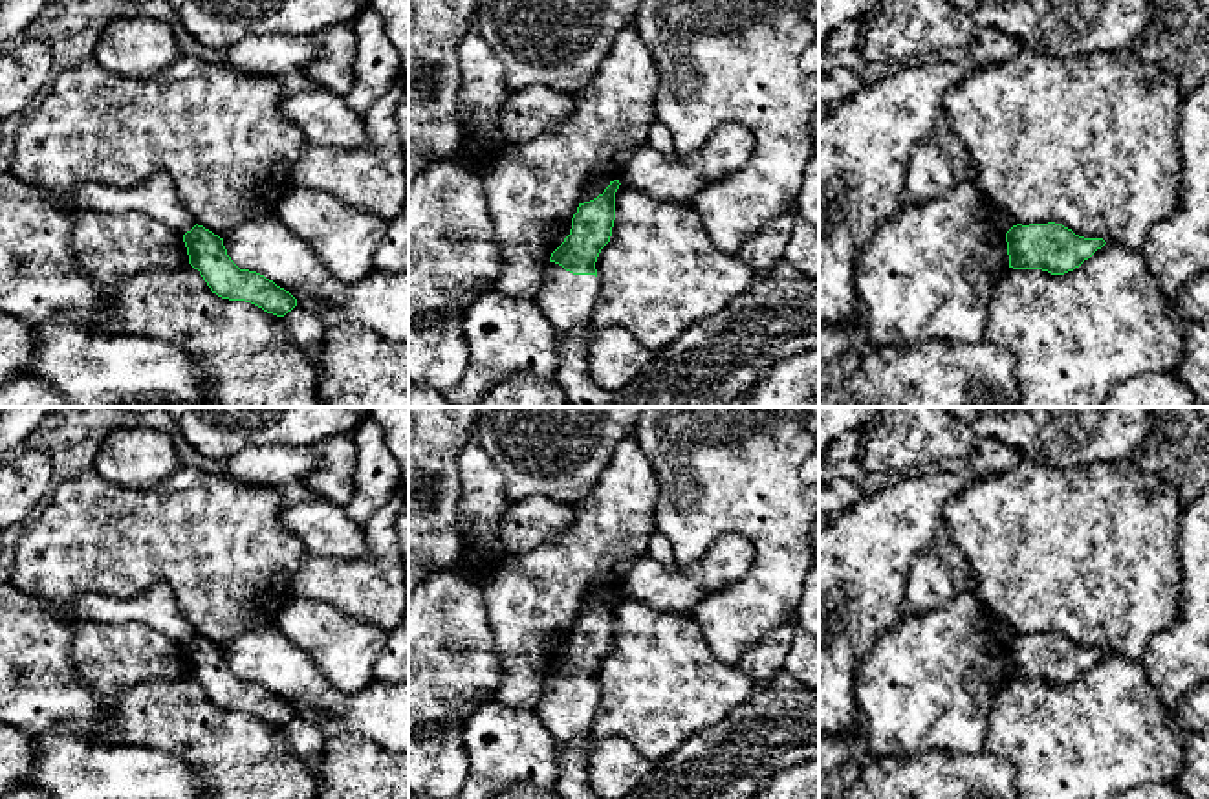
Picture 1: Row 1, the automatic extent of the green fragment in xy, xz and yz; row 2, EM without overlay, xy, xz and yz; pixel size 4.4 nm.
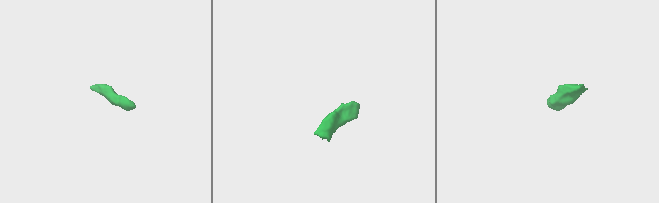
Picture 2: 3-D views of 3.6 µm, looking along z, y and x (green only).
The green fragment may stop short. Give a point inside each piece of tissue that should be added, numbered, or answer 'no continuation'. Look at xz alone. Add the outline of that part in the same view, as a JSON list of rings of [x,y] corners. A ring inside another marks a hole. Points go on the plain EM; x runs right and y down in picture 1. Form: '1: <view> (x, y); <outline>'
1: xz (566, 711); [[[555,673],[544,676],[542,696],[533,711],[559,746],[555,790],[561,799],[599,799],[590,788],[586,755],[581,751],[592,737],[599,696],[595,685],[573,685]]]

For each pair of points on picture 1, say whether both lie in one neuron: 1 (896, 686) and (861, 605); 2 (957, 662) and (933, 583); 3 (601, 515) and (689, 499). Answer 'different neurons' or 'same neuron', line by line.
1: different neurons
2: different neurons
3: different neurons

